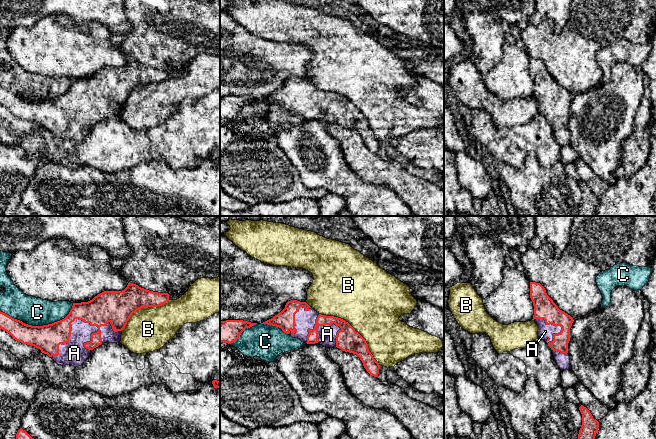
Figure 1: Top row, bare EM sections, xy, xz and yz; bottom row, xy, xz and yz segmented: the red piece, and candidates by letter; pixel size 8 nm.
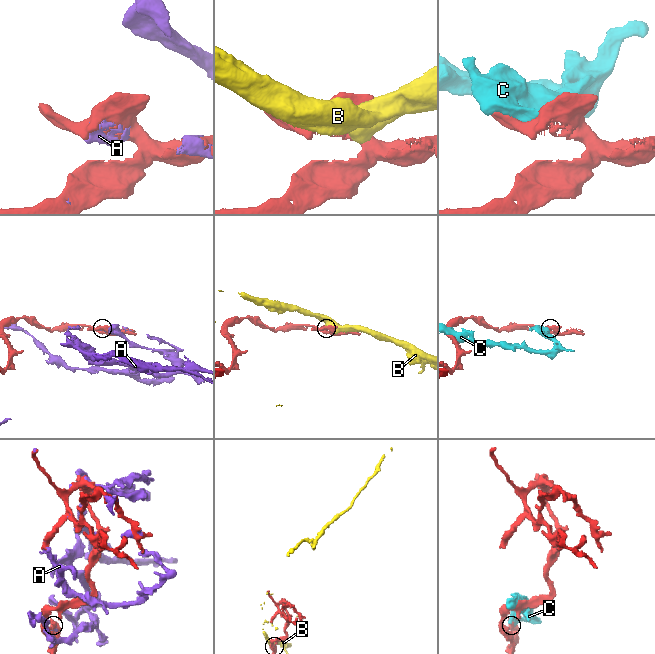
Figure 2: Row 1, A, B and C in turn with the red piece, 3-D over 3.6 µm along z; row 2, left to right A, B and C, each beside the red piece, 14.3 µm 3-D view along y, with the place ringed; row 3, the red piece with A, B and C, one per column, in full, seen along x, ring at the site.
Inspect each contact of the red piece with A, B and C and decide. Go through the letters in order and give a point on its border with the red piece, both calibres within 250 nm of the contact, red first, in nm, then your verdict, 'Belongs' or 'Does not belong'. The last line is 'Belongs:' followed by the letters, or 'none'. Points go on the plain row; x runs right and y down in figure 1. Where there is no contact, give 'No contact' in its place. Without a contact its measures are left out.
A: Touches red at xy (76, 94). Thickness 240 nm (red) against 160 nm. Belongs
B: Touches red at xz (354, 106). Thickness 190 nm (red) against 480 nm. Does not belong
C: Touches red at xy (52, 99). Thickness 220 nm (red) against 220 nm. Does not belong
Belongs: A

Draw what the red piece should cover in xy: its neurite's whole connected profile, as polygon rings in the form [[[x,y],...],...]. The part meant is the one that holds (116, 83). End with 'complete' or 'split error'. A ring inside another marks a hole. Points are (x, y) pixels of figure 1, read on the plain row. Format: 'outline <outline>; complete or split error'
outline [[[129,58],[122,67],[104,67],[88,78],[73,79],[64,95],[48,101],[28,101],[0,87],[0,105],[9,109],[16,117],[40,125],[58,141],[78,143],[102,119],[120,119],[122,106],[137,86],[158,83],[168,76],[168,69],[149,67]]]; split error

